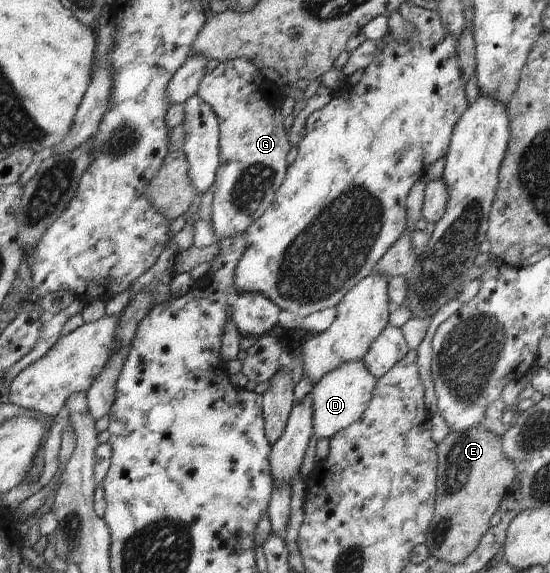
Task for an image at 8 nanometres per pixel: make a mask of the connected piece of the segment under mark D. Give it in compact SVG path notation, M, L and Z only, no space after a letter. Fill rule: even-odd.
M363 360L343 362L330 373L324 374L324 377L321 377L321 380L313 387L313 414L311 417L313 435L316 435L318 440L330 439L339 431L358 421L372 399L376 382L377 377L370 373L370 370L363 364Z

